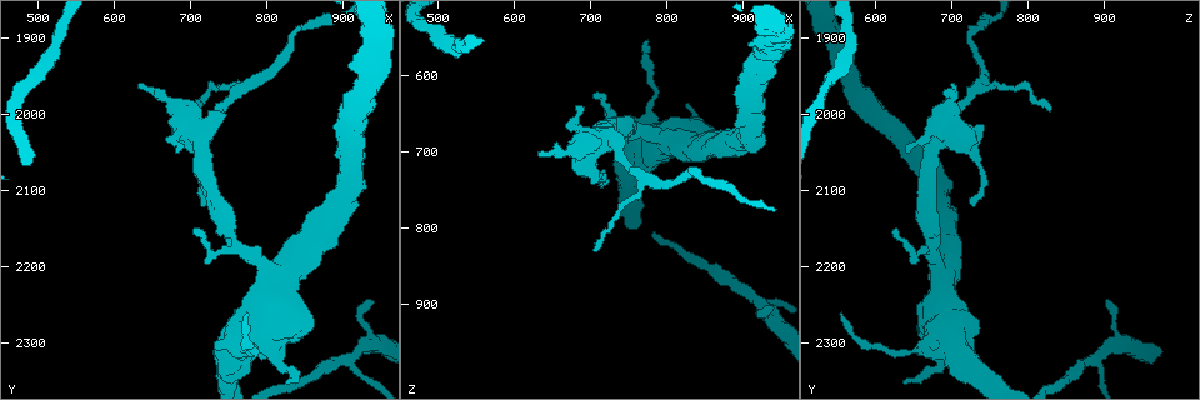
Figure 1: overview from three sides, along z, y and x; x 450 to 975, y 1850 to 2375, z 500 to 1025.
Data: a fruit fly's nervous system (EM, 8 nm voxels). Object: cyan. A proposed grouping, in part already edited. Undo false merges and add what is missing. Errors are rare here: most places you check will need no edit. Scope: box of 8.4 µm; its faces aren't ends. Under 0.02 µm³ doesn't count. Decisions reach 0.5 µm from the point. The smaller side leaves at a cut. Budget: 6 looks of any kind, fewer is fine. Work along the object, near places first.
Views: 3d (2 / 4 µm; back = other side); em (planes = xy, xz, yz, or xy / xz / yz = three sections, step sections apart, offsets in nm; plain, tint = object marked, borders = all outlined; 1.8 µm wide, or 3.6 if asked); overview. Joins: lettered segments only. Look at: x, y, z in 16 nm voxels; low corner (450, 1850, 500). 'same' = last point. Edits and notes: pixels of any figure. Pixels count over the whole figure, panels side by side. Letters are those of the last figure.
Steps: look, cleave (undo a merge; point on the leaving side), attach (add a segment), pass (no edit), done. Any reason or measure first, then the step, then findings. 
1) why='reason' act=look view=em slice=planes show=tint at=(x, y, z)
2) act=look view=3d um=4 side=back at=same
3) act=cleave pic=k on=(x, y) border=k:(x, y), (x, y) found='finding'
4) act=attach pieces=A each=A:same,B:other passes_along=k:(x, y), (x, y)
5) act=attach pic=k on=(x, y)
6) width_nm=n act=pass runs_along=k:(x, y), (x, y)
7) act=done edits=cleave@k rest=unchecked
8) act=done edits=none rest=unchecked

why='free end' act=look view=em slice=xy step=16 show=tint at=(940, 2245, 905)

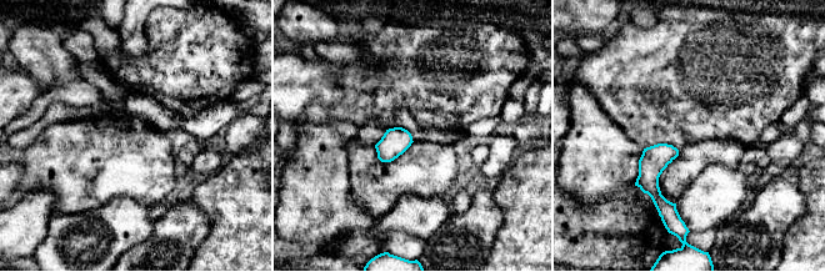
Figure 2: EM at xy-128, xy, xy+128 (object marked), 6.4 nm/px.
act=look view=em slice=xy step=16 show=borders at=same

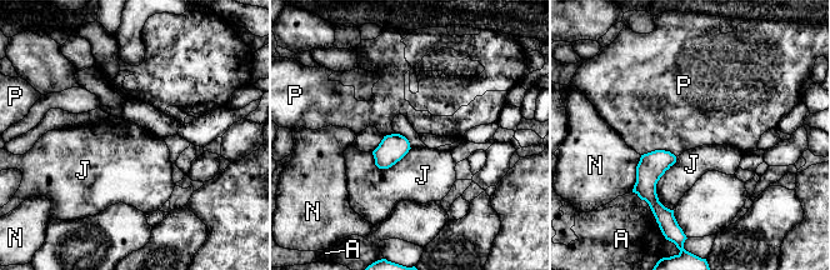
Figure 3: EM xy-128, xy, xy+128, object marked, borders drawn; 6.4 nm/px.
width_nm=180 act=pass each=A:other,J:other,N:other,P:other border=3:(641, 154), (669, 150), (676, 156) found='none of them fits'

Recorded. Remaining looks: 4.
why='thick turns thin' act=look view=3d um=4 at=(775, 2310, 640)

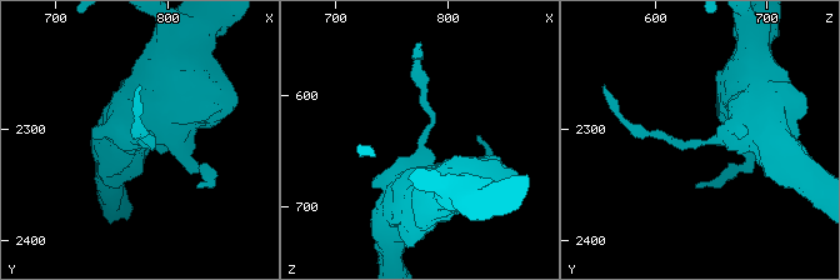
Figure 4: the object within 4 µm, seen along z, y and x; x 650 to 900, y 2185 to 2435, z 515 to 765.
act=look view=em slice=xz step=8 show=tint at=(778, 2312, 640)

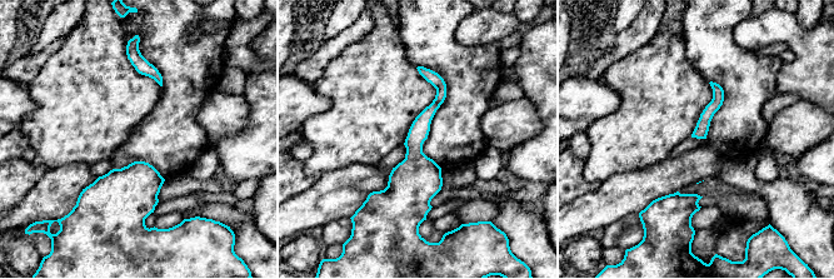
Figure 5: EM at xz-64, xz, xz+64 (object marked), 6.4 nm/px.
act=look view=em slice=xz step=8 show=borders at=same

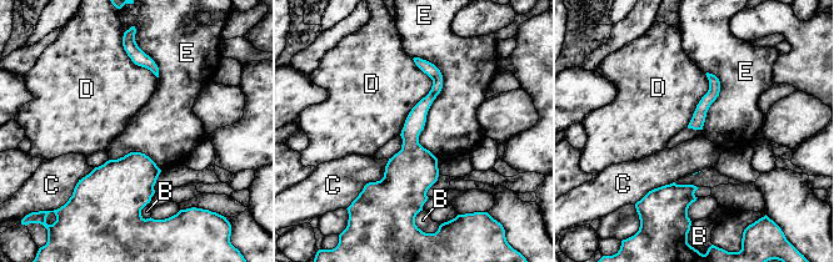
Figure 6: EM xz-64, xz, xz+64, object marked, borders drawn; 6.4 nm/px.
act=pass each=B:other,C:other,D:other,E:other border=6:(414, 56), (438, 159) found='one cell here'

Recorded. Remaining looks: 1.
act=done edits=none rest=unchecked

